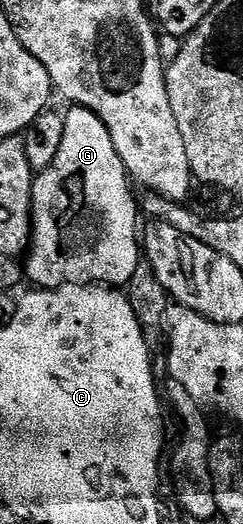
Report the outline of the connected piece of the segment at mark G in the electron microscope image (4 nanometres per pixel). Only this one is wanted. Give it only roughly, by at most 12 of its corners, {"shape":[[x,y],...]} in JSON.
{"shape":[[64,114],[34,180],[24,274],[122,288],[140,261],[132,179],[104,120]]}

